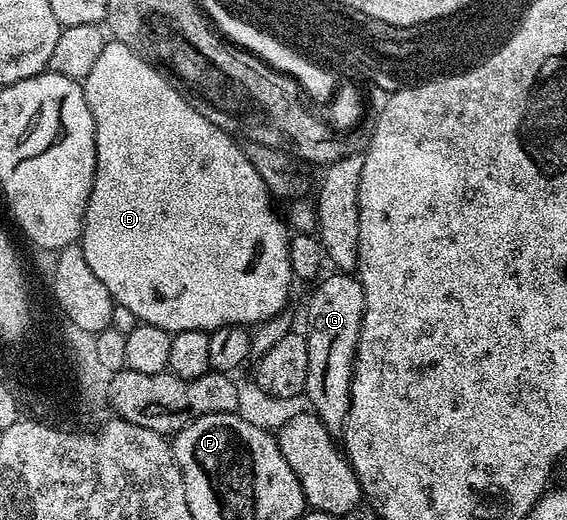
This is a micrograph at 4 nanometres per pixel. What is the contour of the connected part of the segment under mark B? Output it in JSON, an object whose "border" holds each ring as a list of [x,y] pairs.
{"border":[[[107,42],[100,58],[92,65],[92,74],[84,81],[86,101],[92,110],[94,119],[94,141],[96,142],[96,174],[94,189],[86,207],[86,220],[82,223],[80,243],[84,250],[84,258],[88,258],[88,266],[108,286],[115,302],[128,306],[132,314],[143,324],[160,326],[168,333],[183,332],[184,330],[200,330],[213,332],[229,324],[244,324],[257,326],[263,320],[283,315],[286,299],[290,296],[290,263],[288,262],[288,246],[291,233],[287,225],[274,213],[272,197],[264,186],[264,178],[256,174],[256,166],[248,162],[241,143],[229,132],[220,130],[204,114],[192,110],[183,96],[175,90],[165,78],[157,72],[144,58],[134,53],[133,48],[117,42]]]}

